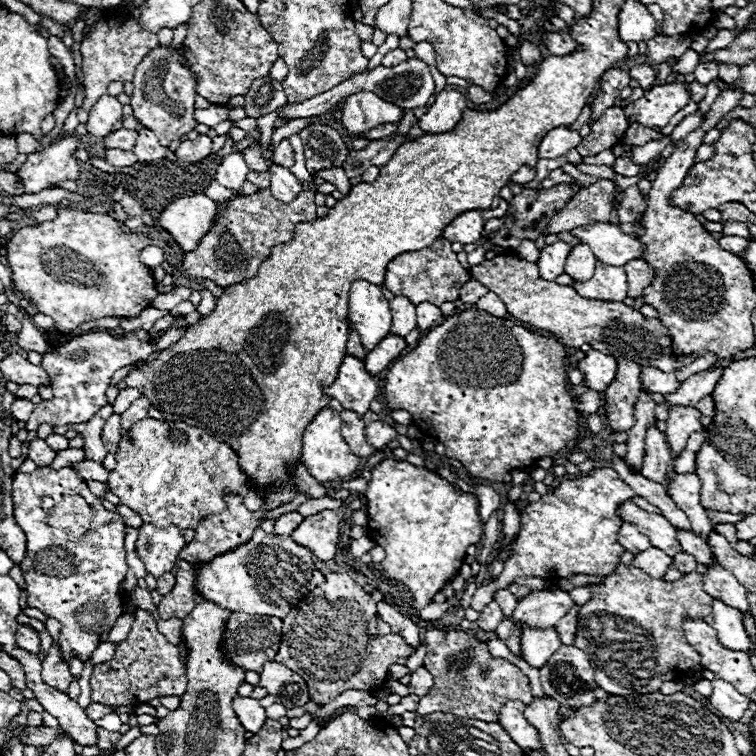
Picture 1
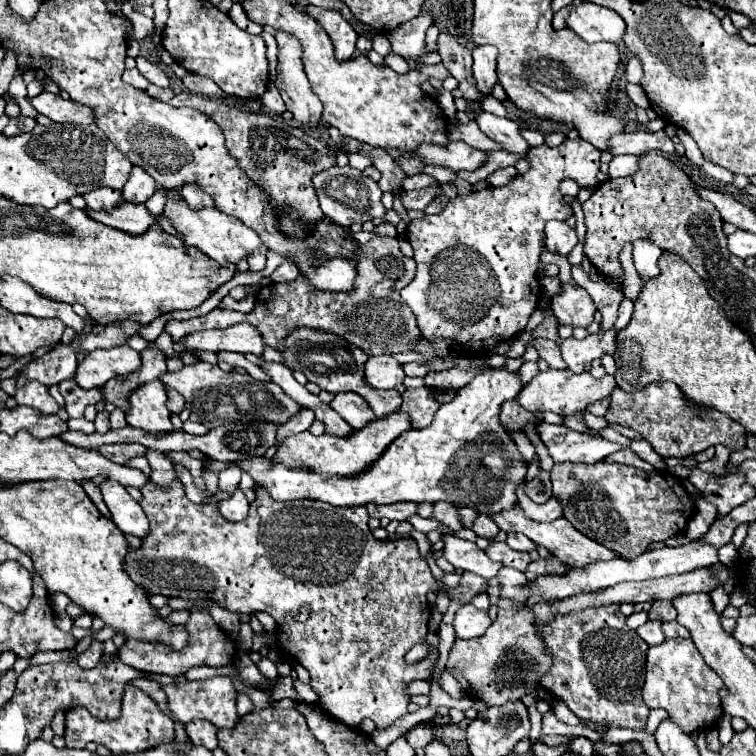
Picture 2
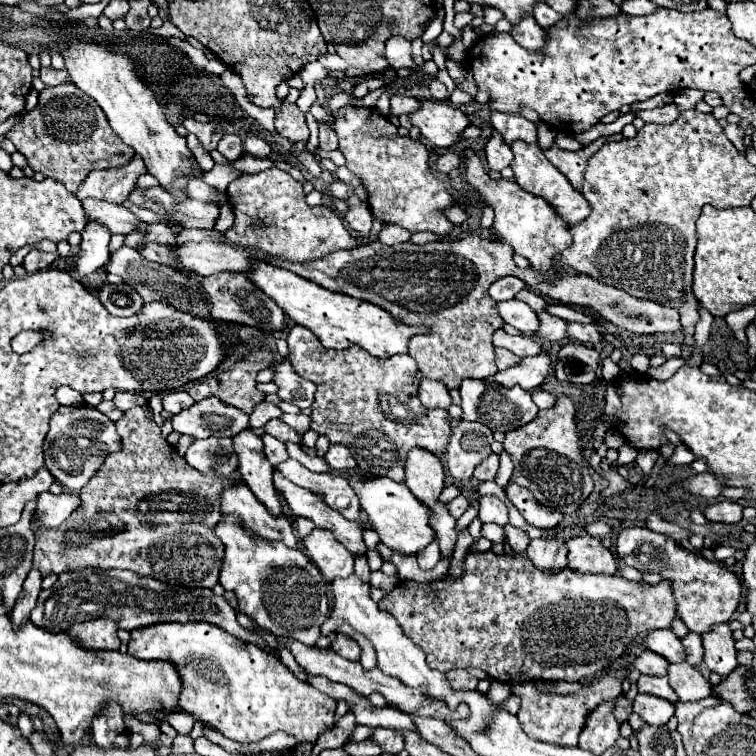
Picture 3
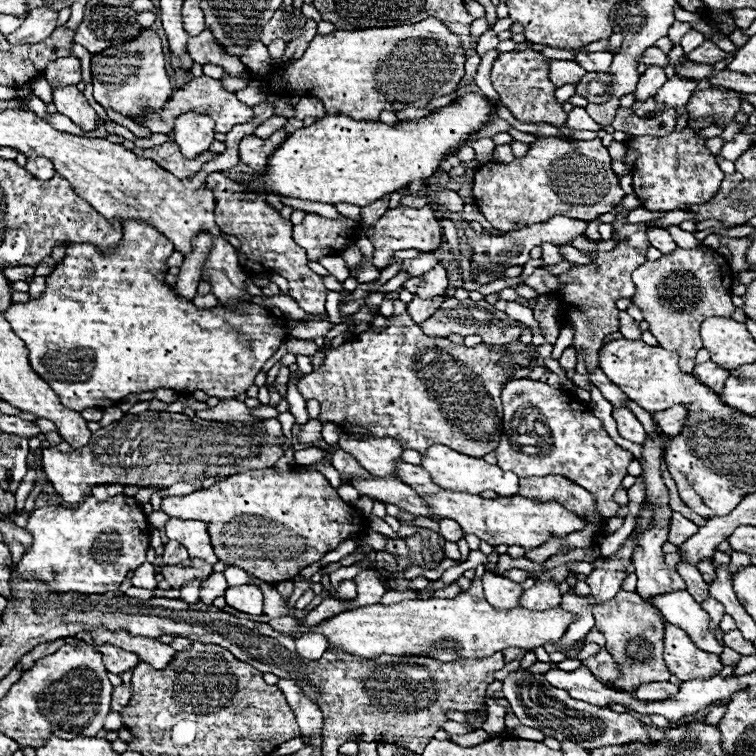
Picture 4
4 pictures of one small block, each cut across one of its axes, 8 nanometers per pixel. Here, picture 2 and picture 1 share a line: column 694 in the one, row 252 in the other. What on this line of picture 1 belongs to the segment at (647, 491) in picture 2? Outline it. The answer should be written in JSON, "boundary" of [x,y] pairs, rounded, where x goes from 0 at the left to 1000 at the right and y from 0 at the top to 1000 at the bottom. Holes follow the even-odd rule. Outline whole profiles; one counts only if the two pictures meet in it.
{"boundary":[[[677,333],[661,336],[653,344],[640,344],[632,352],[627,352],[624,370],[632,370],[648,386],[659,389],[661,397],[669,402],[675,418],[733,442],[749,458],[767,460],[770,455],[780,455],[794,466],[810,468],[815,474],[820,471],[828,476],[839,476],[849,487],[865,484],[876,492],[892,492],[902,484],[915,481],[923,474],[918,468],[894,471],[889,466],[886,439],[881,437],[873,421],[854,421],[844,410],[823,399],[770,394],[759,384],[759,378],[738,378],[733,373],[717,370],[709,347],[688,344]]]}

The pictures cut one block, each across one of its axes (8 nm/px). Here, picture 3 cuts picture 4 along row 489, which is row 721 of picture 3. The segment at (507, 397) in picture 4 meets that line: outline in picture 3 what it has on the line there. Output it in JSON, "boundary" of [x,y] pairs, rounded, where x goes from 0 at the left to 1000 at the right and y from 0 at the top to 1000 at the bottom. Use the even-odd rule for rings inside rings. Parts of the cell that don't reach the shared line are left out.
{"boundary":[[[815,926],[796,929],[783,939],[772,955],[772,966],[767,968],[765,987],[770,992],[783,992],[786,997],[799,997],[812,981],[820,976],[820,958],[812,947]]]}

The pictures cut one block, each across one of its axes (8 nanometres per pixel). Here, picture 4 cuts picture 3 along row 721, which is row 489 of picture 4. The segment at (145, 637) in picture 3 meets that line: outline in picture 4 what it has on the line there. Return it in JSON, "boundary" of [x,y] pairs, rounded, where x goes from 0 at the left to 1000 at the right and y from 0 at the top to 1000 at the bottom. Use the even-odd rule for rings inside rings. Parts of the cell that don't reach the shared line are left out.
{"boundary":[[[352,619],[310,627],[294,632],[278,646],[259,648],[249,656],[217,656],[212,675],[220,677],[225,685],[272,690],[278,717],[288,741],[302,749],[315,749],[354,772],[386,767],[386,762],[394,762],[399,751],[423,741],[431,730],[442,728],[460,709],[479,709],[479,704],[487,701],[484,685],[474,680],[474,675],[460,669],[421,622],[394,624],[392,619],[386,619],[378,624],[368,624],[362,619]]]}

